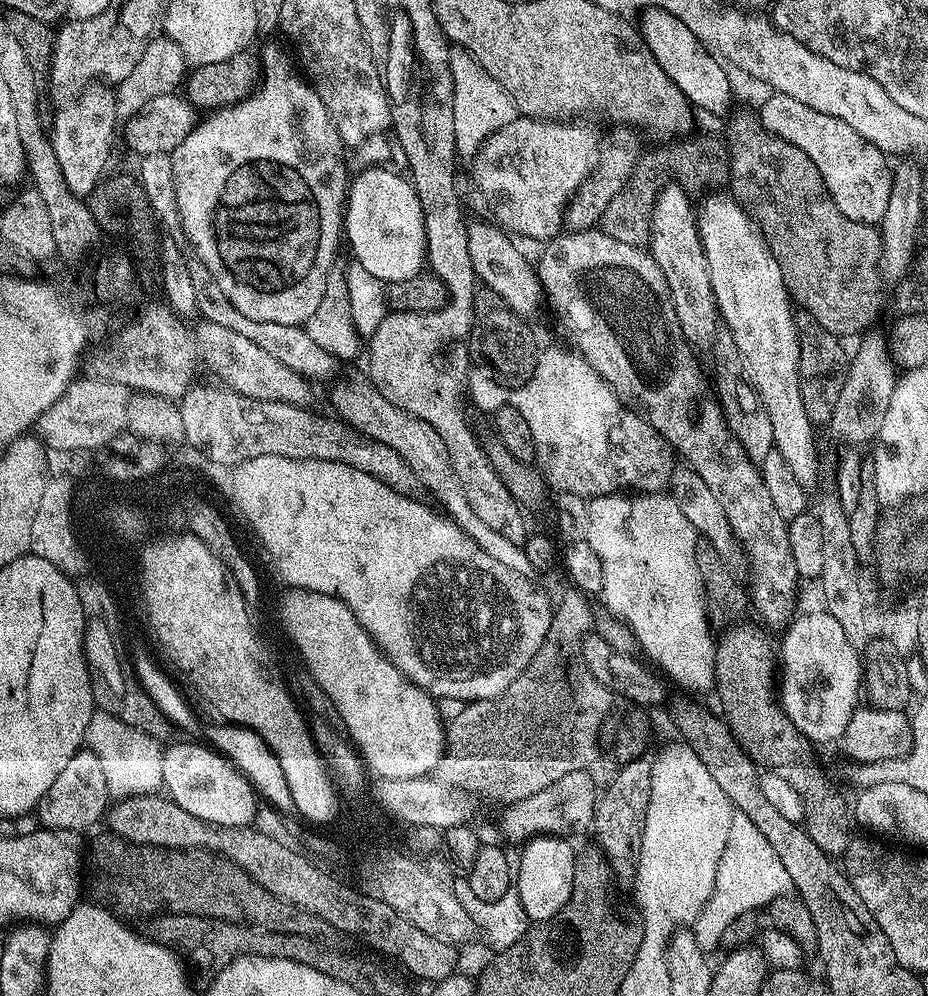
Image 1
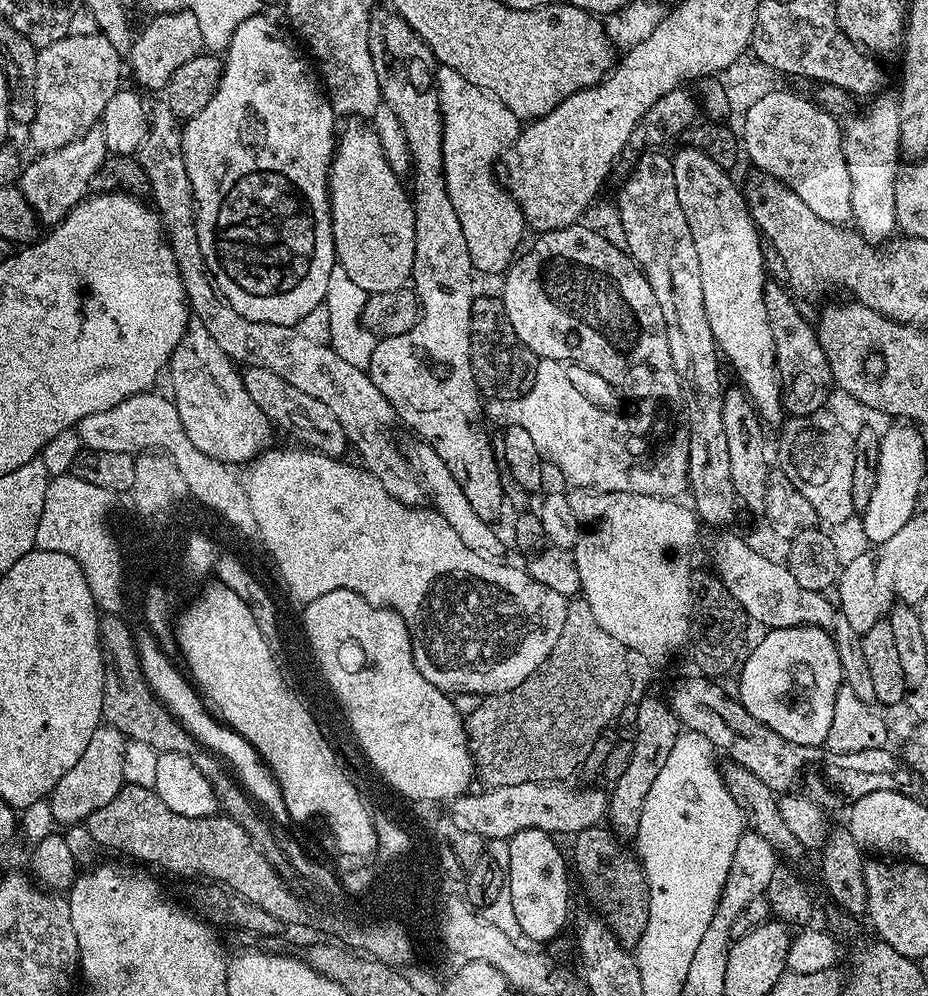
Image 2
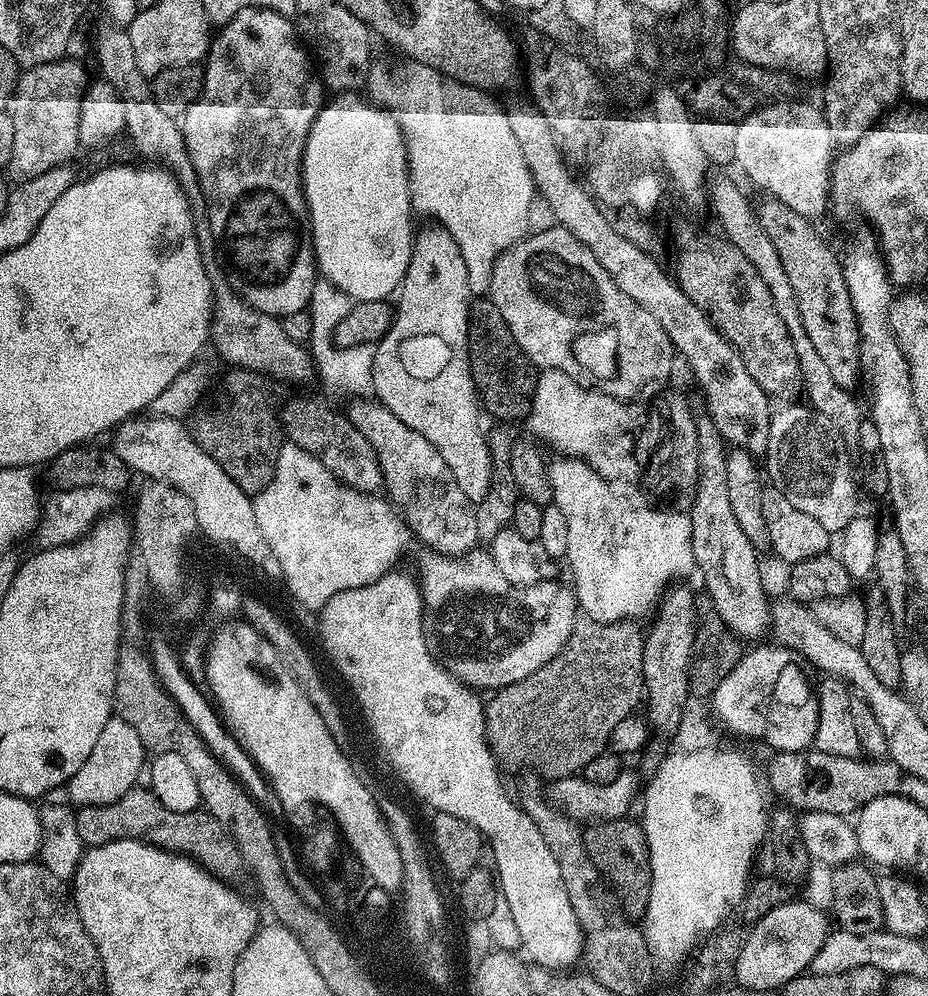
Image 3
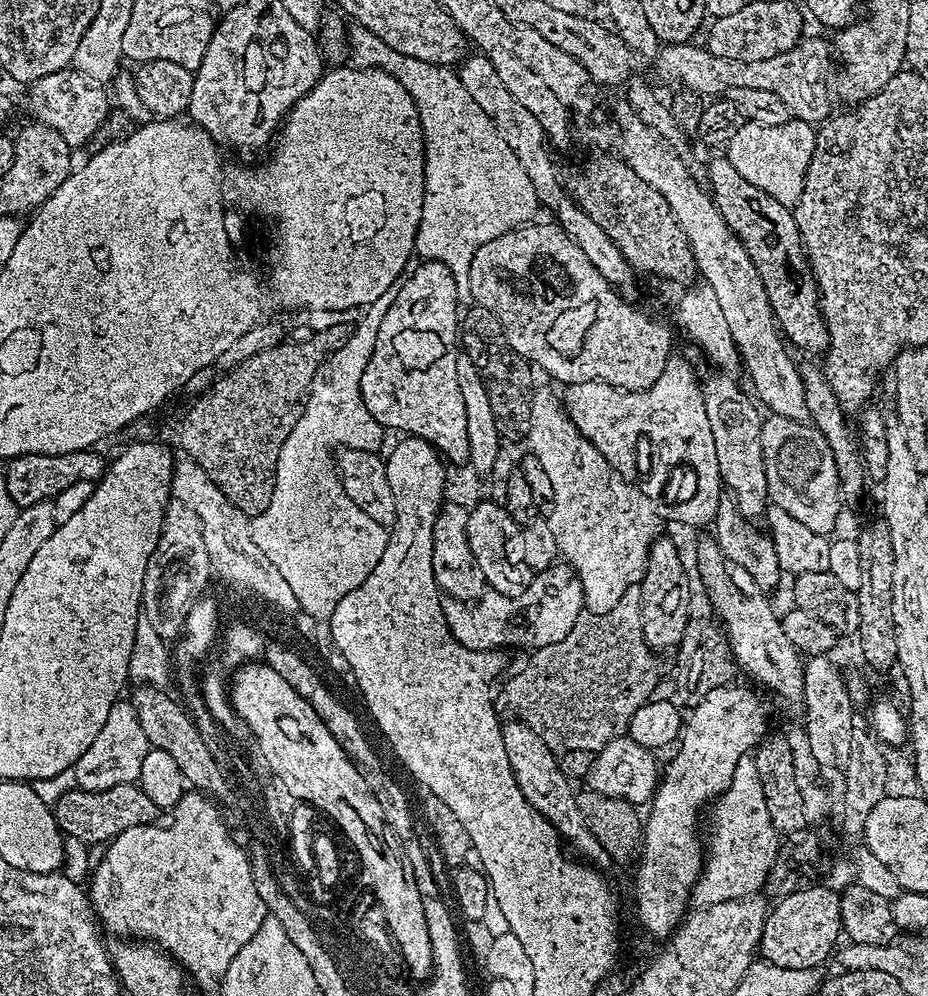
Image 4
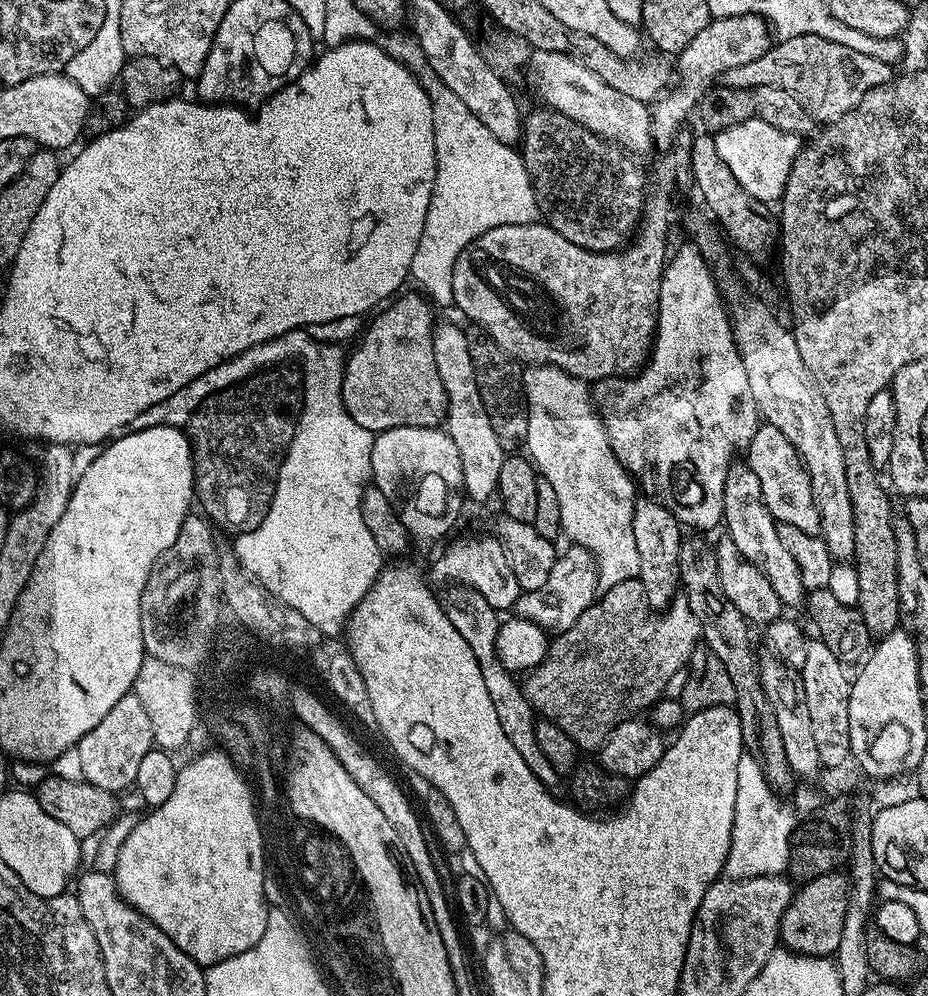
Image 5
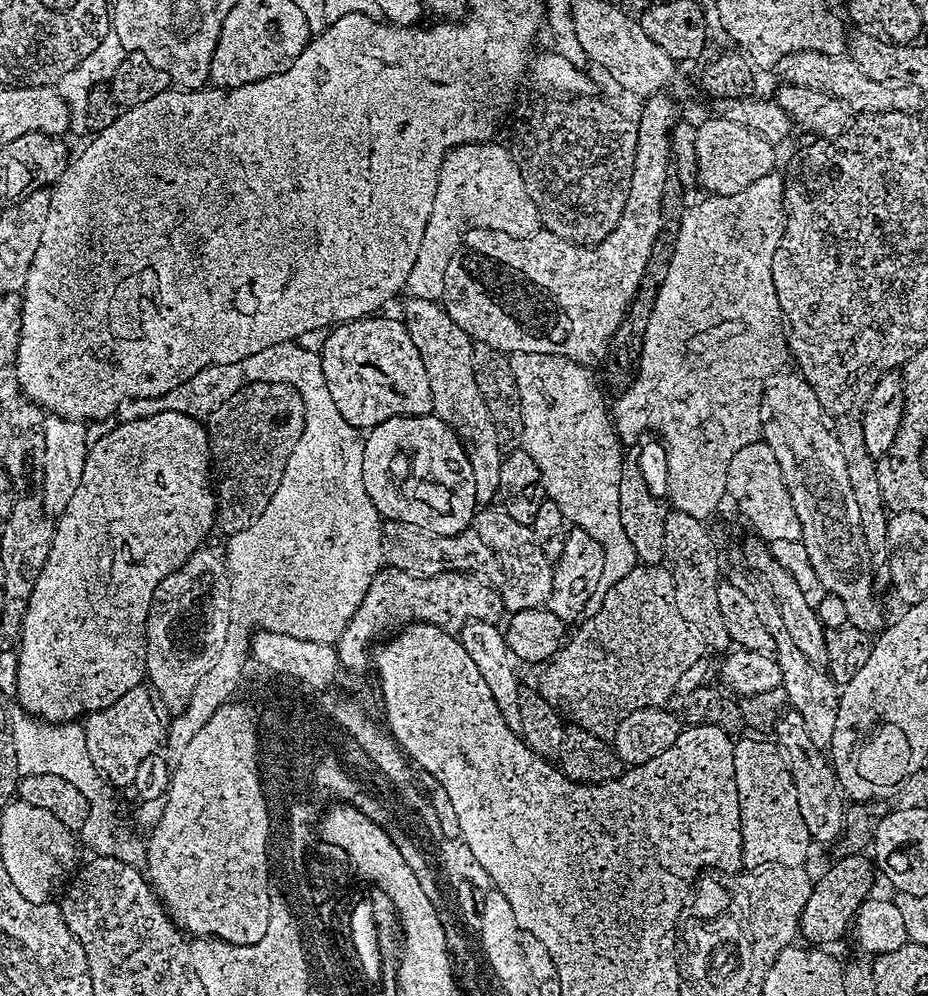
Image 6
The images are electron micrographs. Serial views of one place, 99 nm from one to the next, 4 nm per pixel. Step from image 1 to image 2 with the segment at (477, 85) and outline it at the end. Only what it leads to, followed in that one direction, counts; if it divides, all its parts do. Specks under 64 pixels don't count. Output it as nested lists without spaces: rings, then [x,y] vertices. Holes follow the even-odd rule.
[[[437,67],[436,93],[444,123],[444,181],[454,214],[458,214],[458,222],[462,222],[462,234],[466,234],[472,267],[477,273],[503,274],[521,247],[526,223],[517,200],[505,191],[494,169],[505,149],[515,143],[522,122],[495,96],[466,82],[466,78],[452,68]]]

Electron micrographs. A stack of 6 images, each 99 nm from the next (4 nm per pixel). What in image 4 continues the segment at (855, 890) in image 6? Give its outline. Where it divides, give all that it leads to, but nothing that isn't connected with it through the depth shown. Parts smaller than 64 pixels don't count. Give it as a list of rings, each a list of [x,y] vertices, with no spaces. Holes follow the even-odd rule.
[[[817,882],[811,888],[798,890],[789,896],[779,897],[775,901],[774,907],[769,911],[766,918],[766,926],[762,930],[760,939],[759,955],[767,963],[774,966],[786,966],[790,970],[813,970],[819,969],[819,964],[824,964],[828,960],[828,955],[835,953],[838,948],[836,939],[841,939],[842,914],[840,913],[840,892],[837,889],[823,888],[823,883]]]

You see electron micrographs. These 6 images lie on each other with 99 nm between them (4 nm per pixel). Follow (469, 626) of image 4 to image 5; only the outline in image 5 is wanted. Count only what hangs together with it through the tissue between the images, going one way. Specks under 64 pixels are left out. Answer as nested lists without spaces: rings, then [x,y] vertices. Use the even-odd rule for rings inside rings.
[[[572,544],[557,555],[550,570],[550,578],[542,586],[525,591],[514,605],[514,612],[519,619],[534,622],[548,634],[559,634],[570,630],[578,618],[592,605],[598,596],[598,574],[596,558],[582,546]]]

